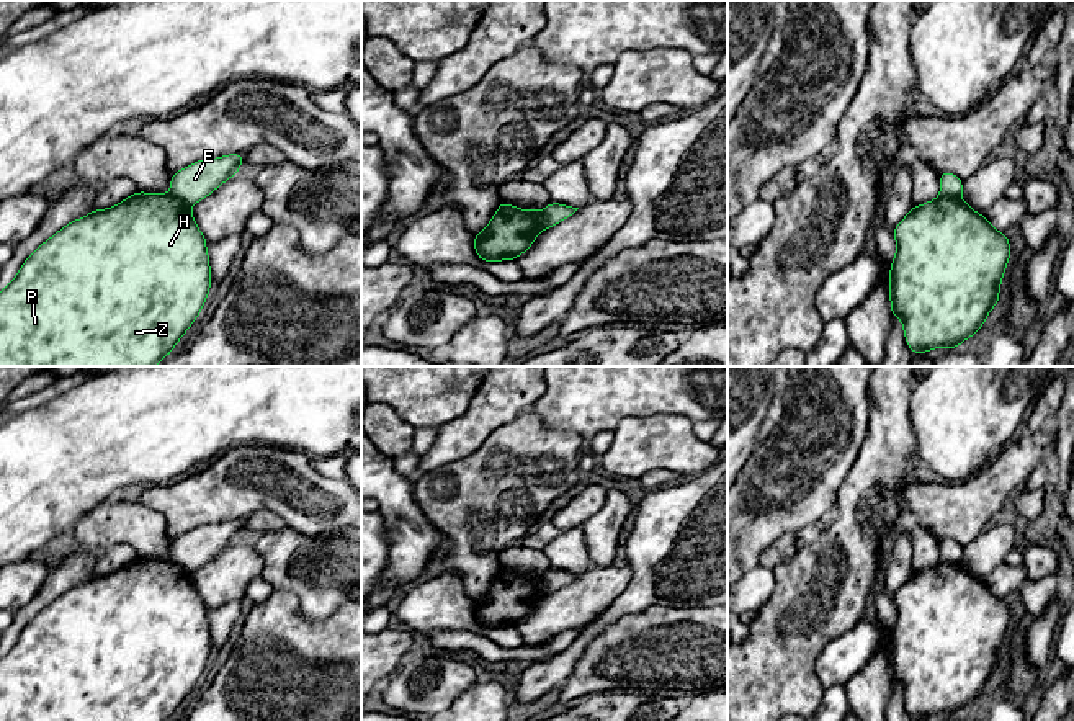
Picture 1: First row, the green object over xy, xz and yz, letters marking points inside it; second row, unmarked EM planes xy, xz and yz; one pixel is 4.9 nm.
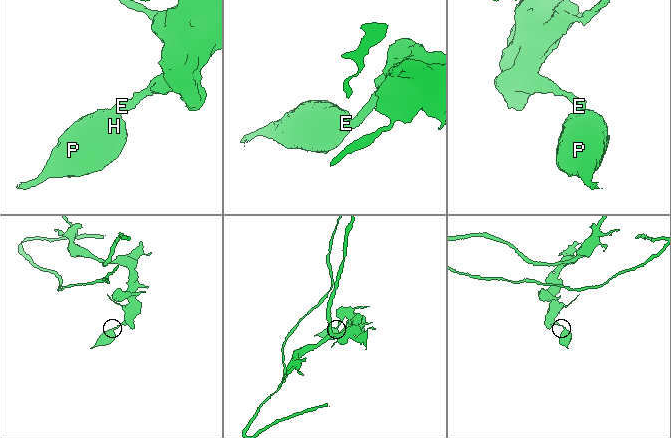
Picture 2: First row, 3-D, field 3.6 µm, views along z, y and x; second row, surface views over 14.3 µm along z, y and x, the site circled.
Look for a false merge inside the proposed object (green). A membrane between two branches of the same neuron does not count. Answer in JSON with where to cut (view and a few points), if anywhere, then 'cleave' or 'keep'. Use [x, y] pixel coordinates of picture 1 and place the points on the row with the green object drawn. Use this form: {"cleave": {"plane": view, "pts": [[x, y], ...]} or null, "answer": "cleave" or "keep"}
{"cleave": {"plane": "xy", "pts": [[170, 193], [188, 208]]}, "answer": "cleave"}

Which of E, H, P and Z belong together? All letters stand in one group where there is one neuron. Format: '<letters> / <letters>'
E / H P Z

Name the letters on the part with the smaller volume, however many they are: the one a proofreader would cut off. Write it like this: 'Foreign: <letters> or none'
Foreign: H, P, Z

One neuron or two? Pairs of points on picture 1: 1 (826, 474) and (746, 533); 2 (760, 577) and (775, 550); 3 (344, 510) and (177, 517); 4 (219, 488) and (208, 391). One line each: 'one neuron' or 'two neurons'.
1: one neuron
2: two neurons
3: one neuron
4: two neurons

